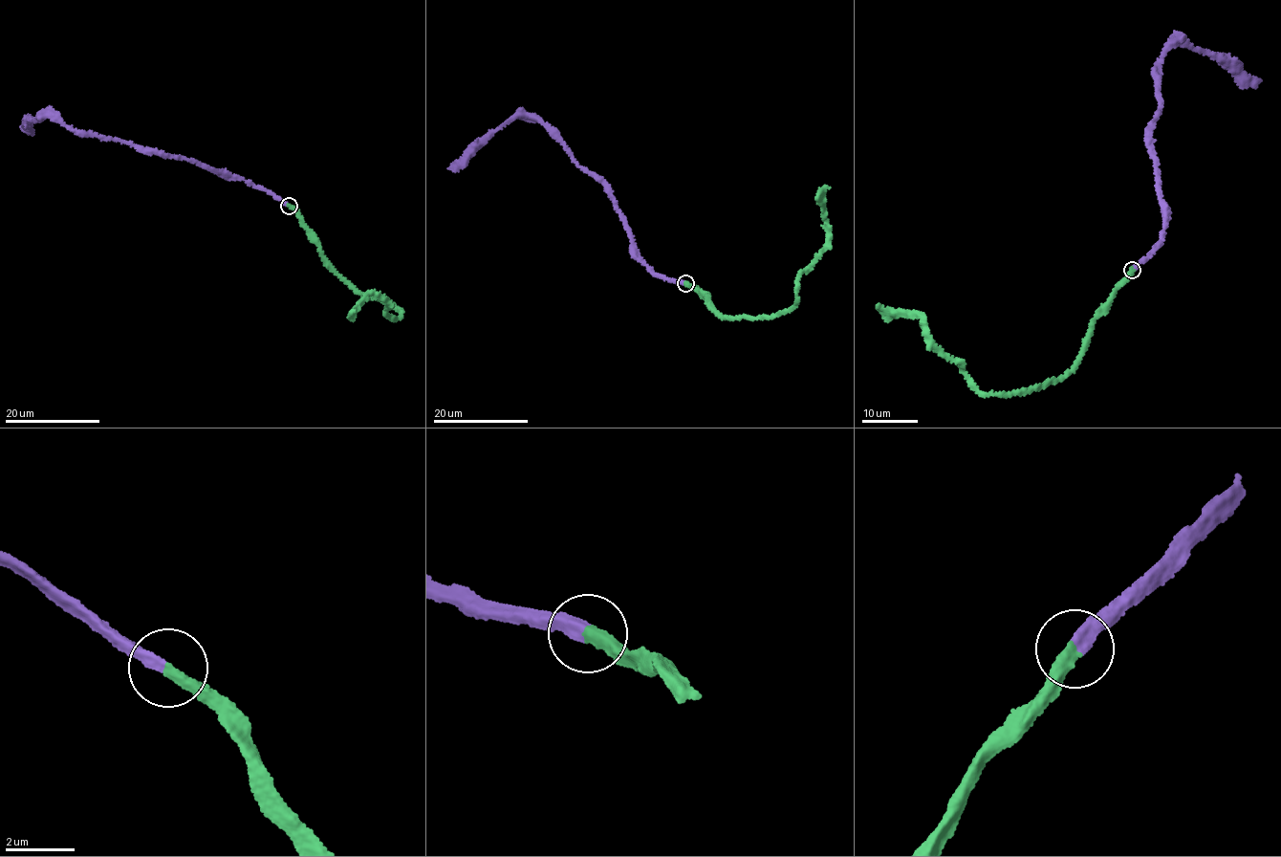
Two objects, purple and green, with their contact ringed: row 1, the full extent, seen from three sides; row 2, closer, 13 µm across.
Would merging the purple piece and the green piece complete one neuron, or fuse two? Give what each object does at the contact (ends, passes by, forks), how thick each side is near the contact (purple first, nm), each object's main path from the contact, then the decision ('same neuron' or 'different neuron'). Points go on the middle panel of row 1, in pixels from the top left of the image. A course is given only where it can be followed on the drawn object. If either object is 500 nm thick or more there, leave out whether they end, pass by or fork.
purple ends; green ends; calibres 380 and 360 nm; course purple (685, 283), (650, 273), (637, 259), (607, 186), (575, 164), (549, 125), (537, 120), (516, 115), (448, 167); course green (685, 283), (723, 318), (781, 315), (795, 304), (800, 274), (829, 237), (818, 188); same neuron

